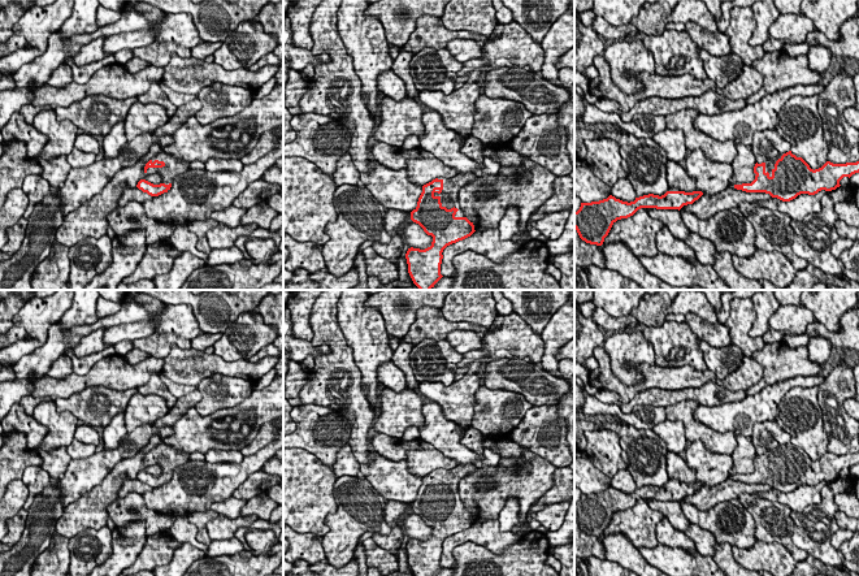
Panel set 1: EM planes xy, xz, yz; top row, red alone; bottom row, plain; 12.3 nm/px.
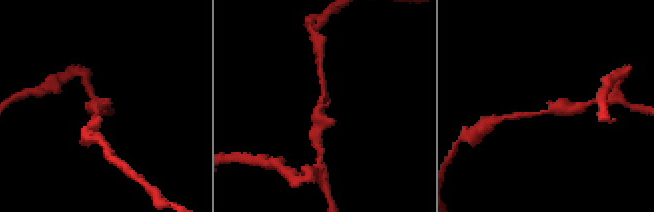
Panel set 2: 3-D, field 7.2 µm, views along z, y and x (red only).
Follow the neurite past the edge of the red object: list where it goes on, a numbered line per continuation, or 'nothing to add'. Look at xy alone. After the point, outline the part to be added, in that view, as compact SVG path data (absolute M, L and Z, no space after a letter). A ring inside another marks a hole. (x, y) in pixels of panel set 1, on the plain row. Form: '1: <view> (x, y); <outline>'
1: xy (173, 458); M164 442L157 445L153 450L155 451L164 452L165 456L162 459L148 459L146 465L153 465L155 463L160 464L162 467L161 475L169 476L173 475L173 471L178 467L185 464L190 460L188 452L175 450L174 447L166 446Z

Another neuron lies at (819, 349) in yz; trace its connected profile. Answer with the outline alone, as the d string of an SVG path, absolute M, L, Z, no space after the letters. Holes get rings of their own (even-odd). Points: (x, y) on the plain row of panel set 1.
M810 337L807 343L810 360L821 365L825 364L827 361L829 361L832 347L833 346L830 341L823 337Z

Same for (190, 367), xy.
M173 345L169 355L164 358L160 374L175 384L188 386L198 386L204 378L217 373L257 381L269 373L278 360L279 356L268 356L256 363L250 360L227 361L216 354L195 348L182 350Z

